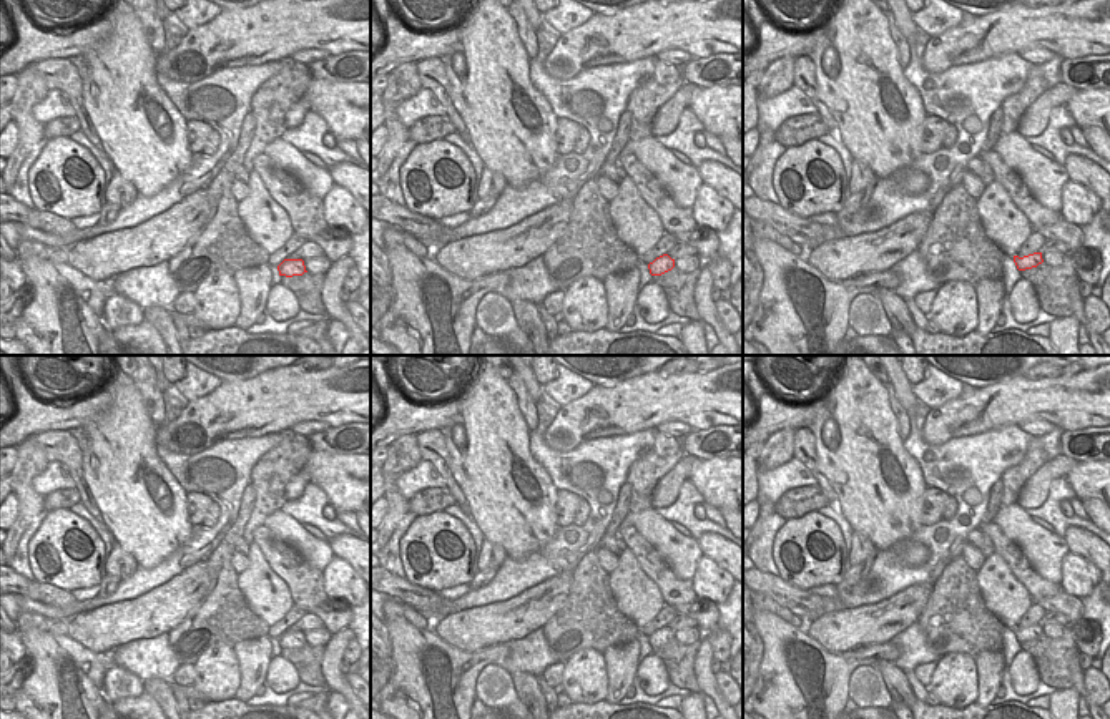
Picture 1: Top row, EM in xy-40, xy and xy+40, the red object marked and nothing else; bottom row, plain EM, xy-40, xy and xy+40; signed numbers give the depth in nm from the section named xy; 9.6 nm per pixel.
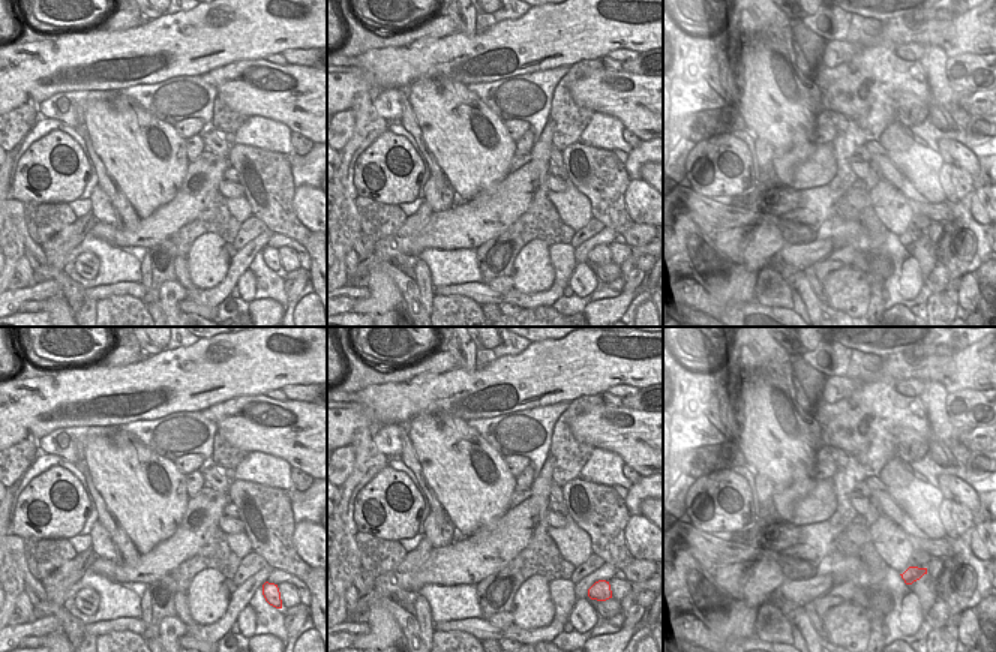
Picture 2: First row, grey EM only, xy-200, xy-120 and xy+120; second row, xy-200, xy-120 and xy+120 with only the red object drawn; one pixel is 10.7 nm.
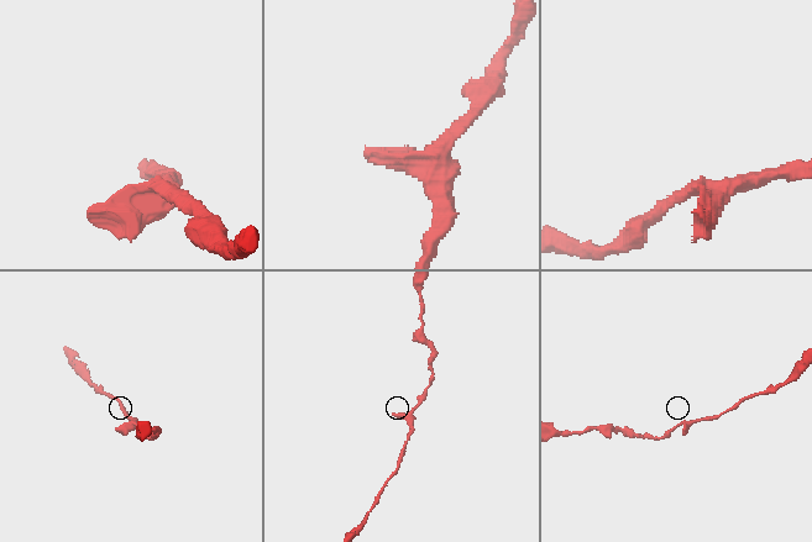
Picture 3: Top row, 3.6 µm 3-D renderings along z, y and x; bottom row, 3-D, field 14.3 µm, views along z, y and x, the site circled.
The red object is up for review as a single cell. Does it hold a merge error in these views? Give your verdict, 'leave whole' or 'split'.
leave whole

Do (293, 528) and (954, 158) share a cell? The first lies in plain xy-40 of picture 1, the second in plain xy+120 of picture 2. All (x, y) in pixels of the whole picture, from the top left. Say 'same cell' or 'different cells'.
different cells

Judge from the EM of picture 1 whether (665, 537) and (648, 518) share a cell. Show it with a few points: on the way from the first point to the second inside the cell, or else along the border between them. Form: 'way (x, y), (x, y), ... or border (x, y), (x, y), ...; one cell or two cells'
way (660, 532), (652, 523); one cell

